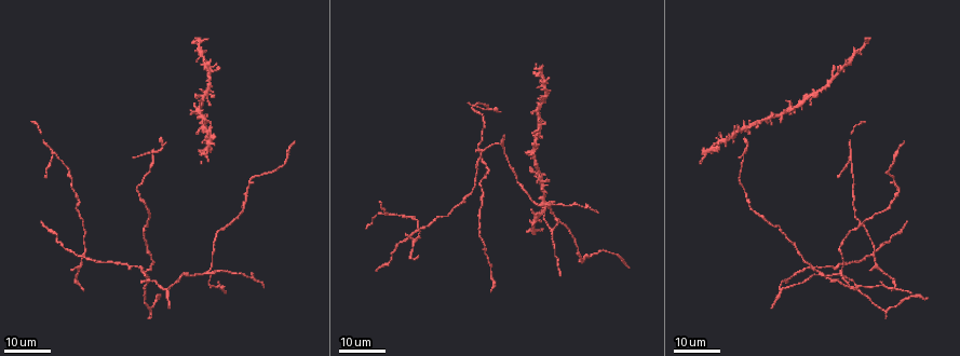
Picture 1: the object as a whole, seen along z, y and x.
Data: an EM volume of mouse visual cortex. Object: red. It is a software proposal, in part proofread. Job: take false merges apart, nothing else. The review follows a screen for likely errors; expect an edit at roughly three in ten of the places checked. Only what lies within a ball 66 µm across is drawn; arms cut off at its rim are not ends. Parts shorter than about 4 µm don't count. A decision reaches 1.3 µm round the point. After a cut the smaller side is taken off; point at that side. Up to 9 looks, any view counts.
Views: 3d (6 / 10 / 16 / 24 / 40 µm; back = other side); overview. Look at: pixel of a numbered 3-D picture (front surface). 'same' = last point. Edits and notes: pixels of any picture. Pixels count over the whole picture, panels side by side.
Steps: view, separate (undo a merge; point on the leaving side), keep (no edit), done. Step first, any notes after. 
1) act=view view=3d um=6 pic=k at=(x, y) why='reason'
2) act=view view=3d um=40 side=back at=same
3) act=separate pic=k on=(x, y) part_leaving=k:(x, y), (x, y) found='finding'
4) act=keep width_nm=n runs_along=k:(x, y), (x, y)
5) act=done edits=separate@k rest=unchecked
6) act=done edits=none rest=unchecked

act=view view=3d um=24 pic=1 at=(83, 256) why='three arms meet'

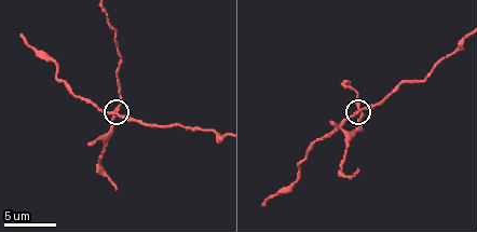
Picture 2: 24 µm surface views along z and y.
act=view view=3d um=10 pic=2 at=(352, 114)

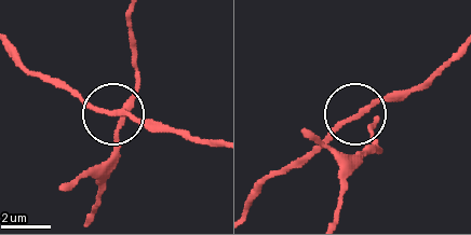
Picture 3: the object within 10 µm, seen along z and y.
act=keep arms=3 runs_along=3:(215, 144), (97, 110), (63, 83) found='one neuron here'

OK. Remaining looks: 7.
act=view view=3d um=24 pic=1 at=(210, 270)

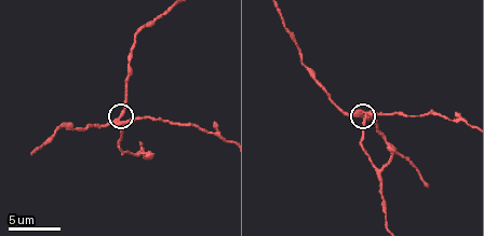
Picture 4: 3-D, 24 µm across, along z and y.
act=view view=3d um=6 pic=4 at=(116, 122) why='zoom in'

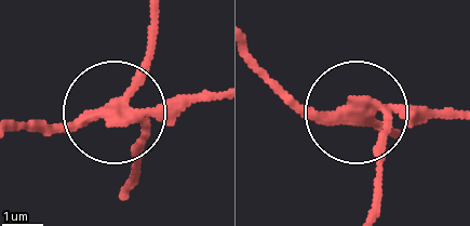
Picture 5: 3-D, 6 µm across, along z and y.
act=separate pic=5 on=(173, 109) part_leaving=5:(117, 112), (142, 122), (131, 185) found='two neurons meet here'

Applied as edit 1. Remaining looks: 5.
act=view view=overview why='see it whole again'

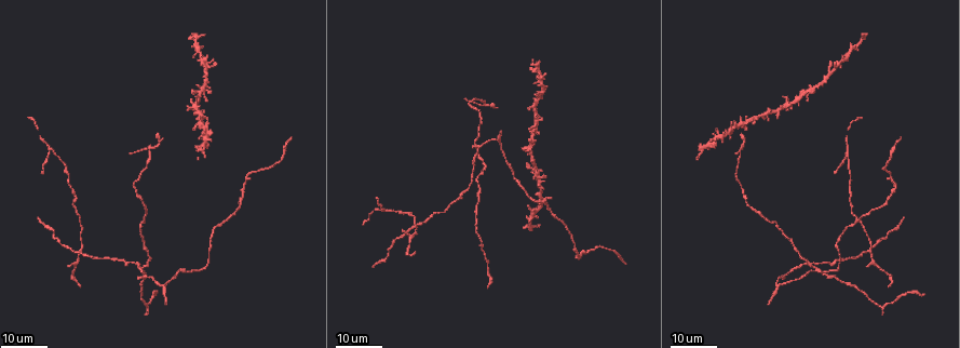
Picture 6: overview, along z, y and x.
act=view view=3d um=16 pic=6 at=(743, 122) why='looks like a crossing'

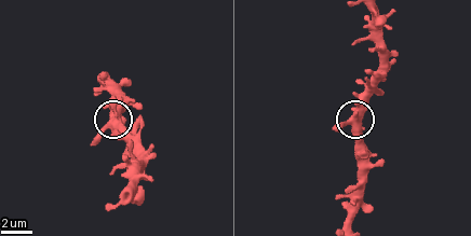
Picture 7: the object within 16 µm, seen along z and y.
act=view view=3d um=10 pic=7 at=(359, 125)

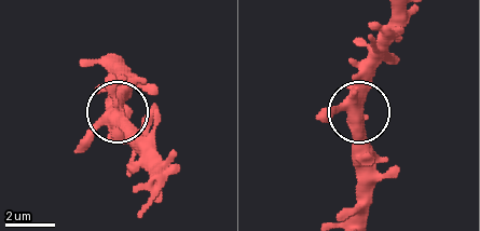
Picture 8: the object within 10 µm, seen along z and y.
act=keep found='all the same neuron'

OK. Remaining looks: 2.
act=view view=3d um=24 pic=6 at=(846, 150) why='branch point'

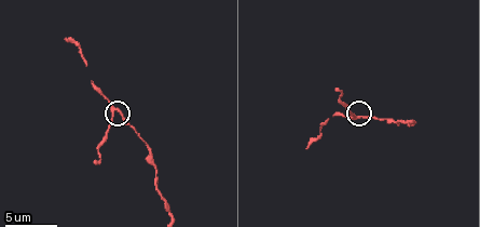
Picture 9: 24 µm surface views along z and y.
act=view view=3d um=10 pic=9 at=(114, 110)

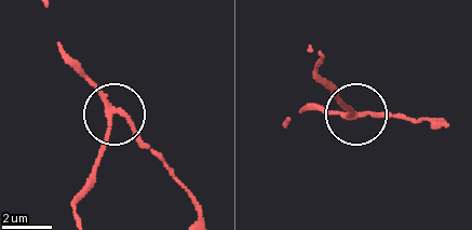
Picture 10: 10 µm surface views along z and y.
act=separate pic=10 on=(98, 156) arms=3 found='two neurons meet here'

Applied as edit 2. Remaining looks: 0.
act=done edits=separate@5,separate@10 rest=unchecked

